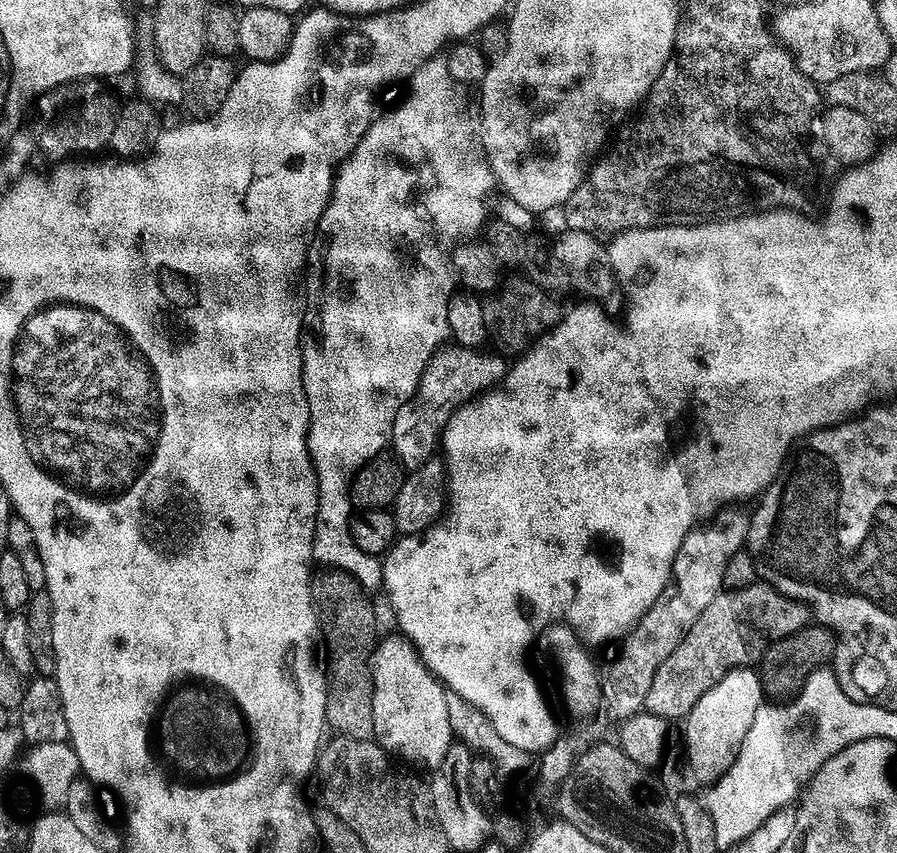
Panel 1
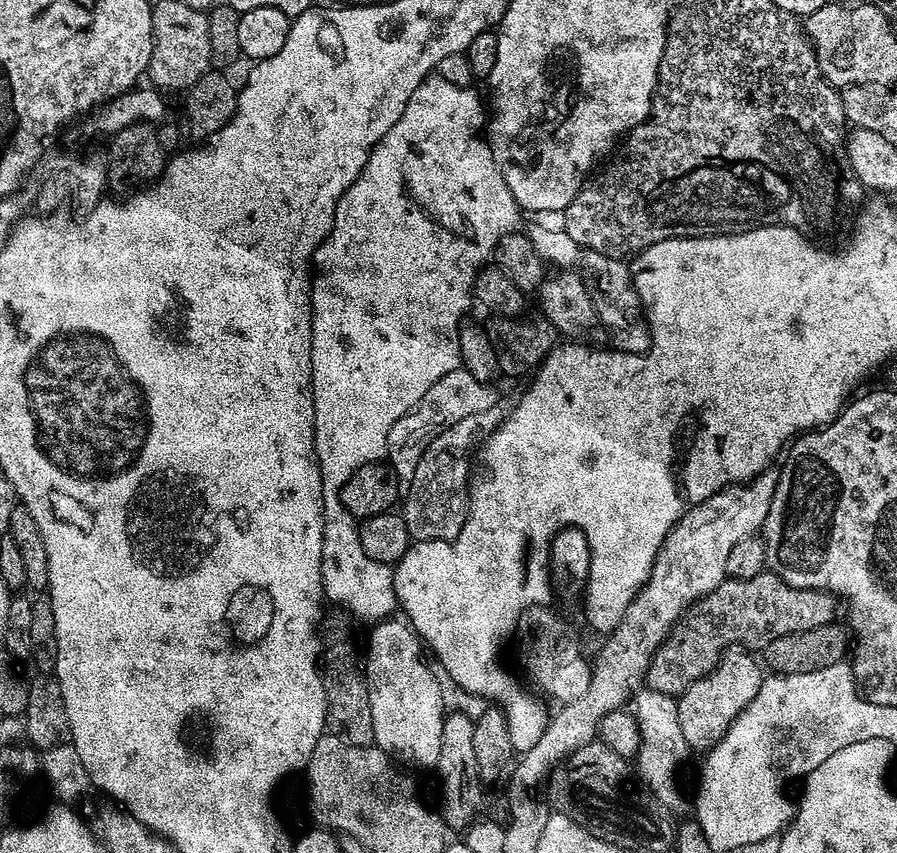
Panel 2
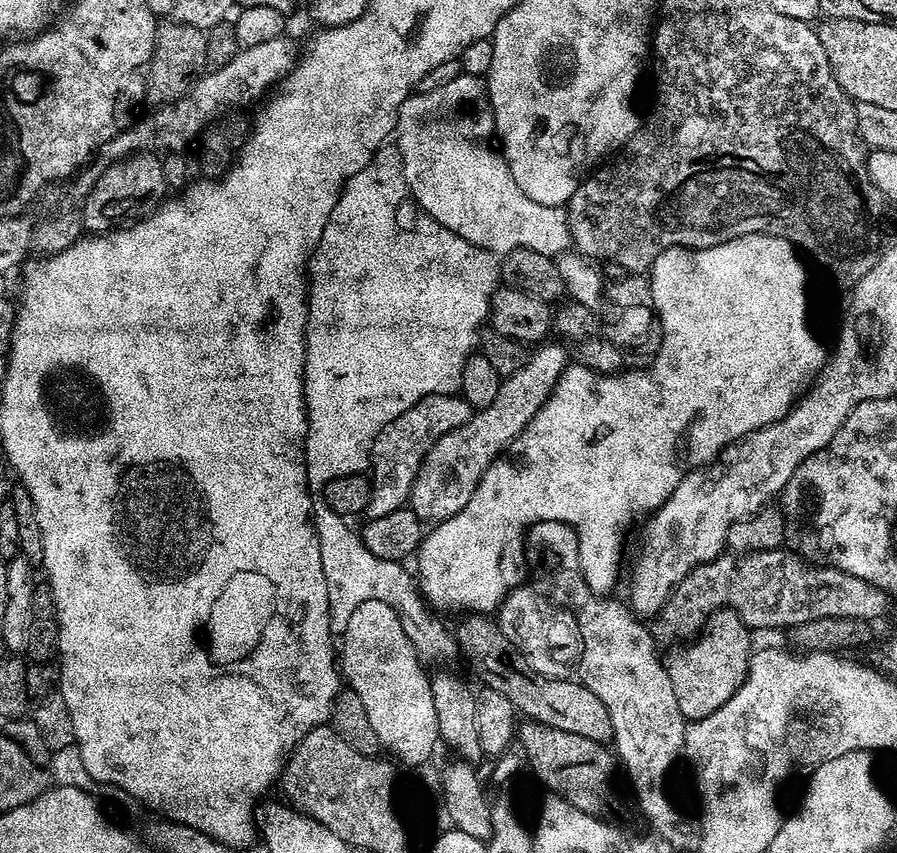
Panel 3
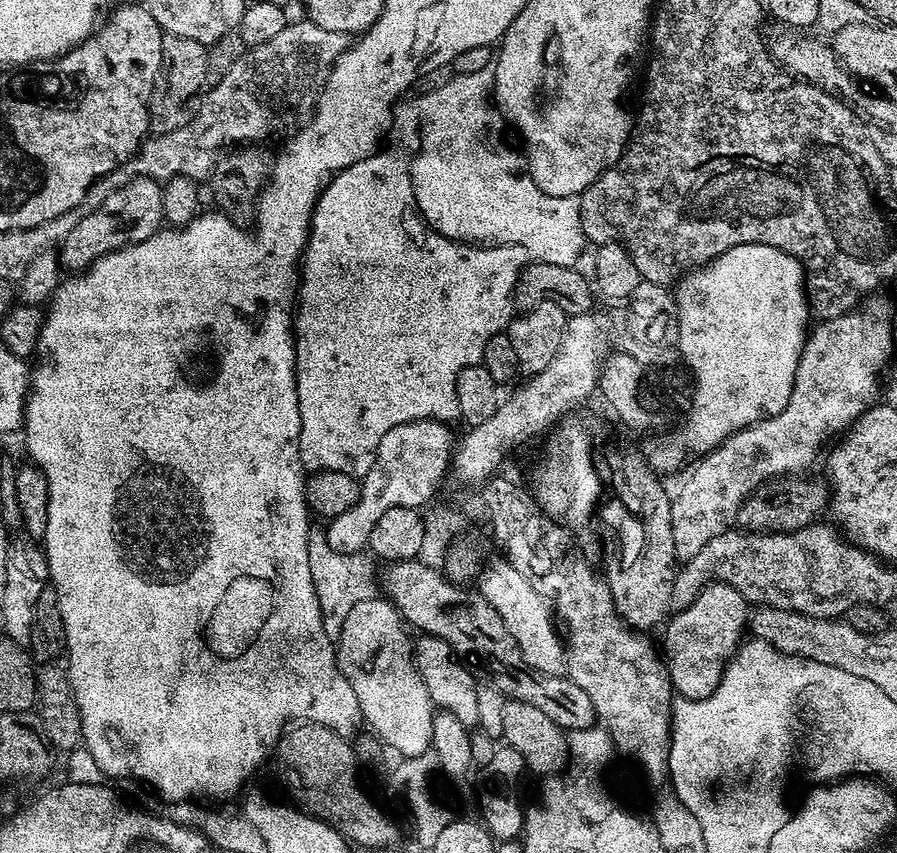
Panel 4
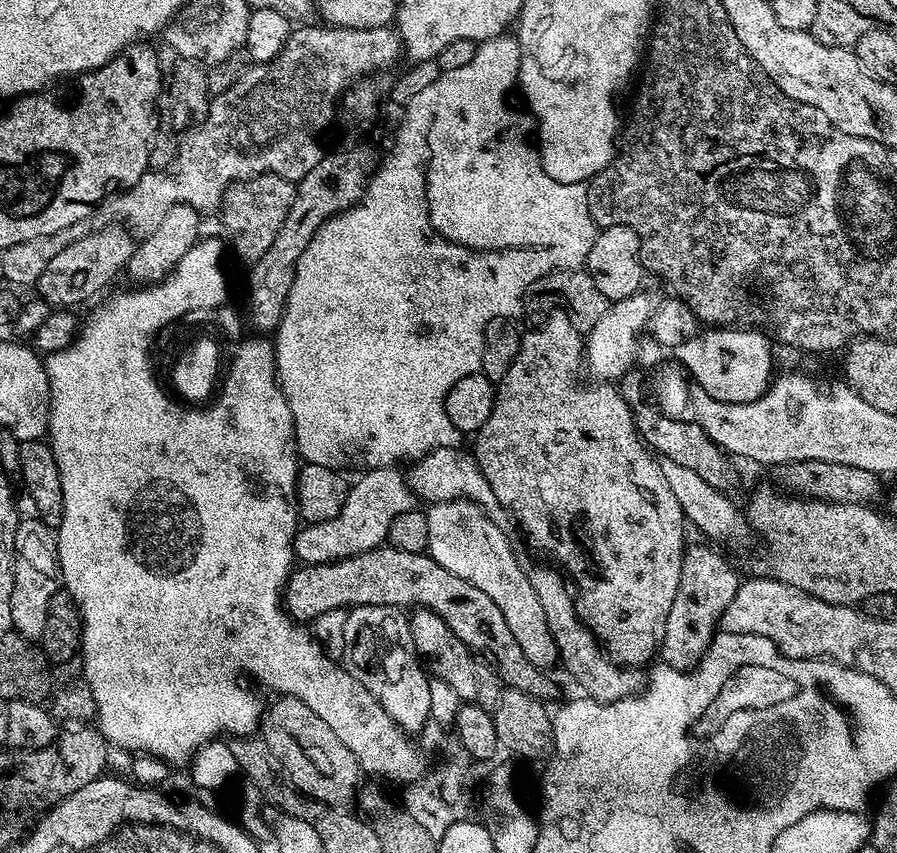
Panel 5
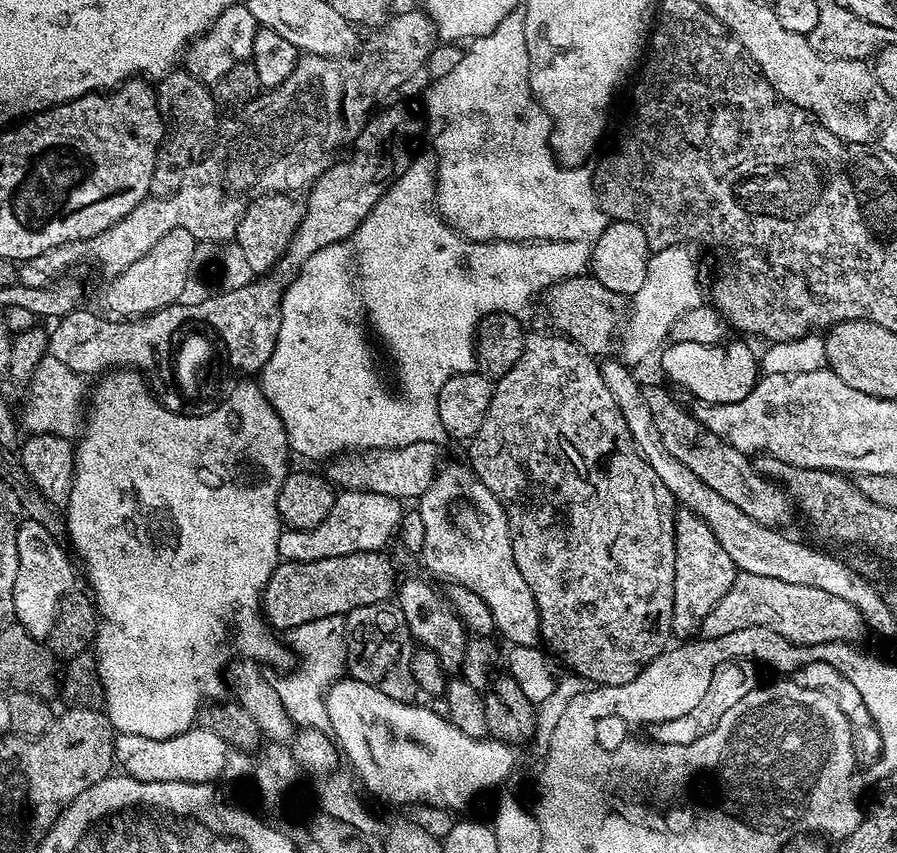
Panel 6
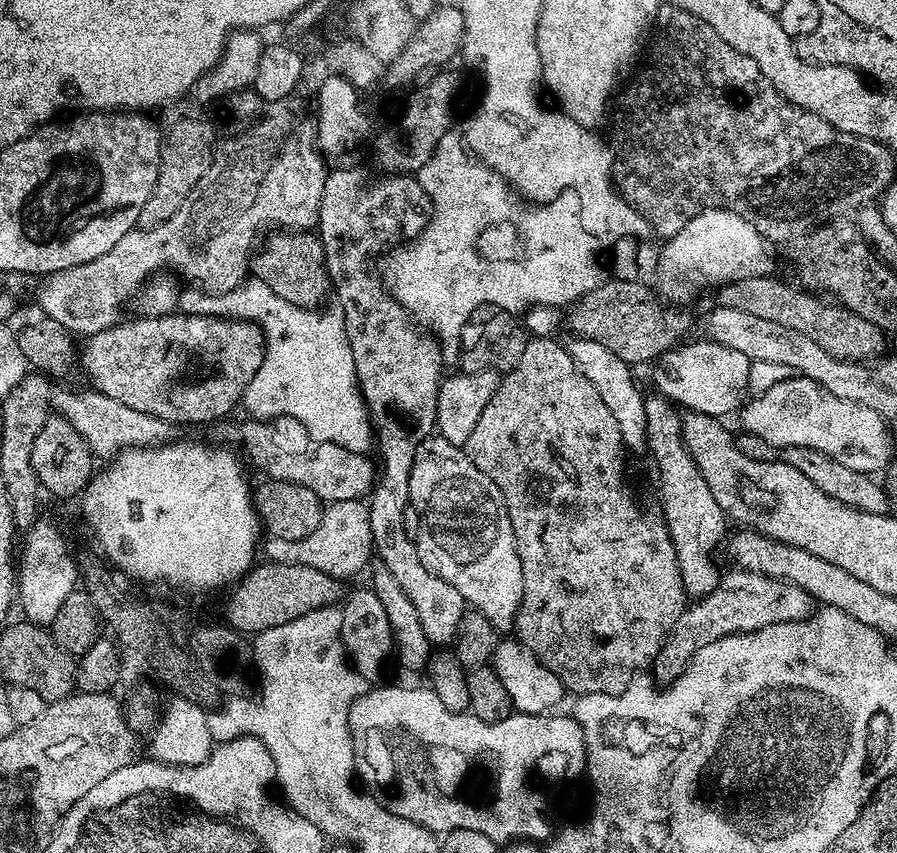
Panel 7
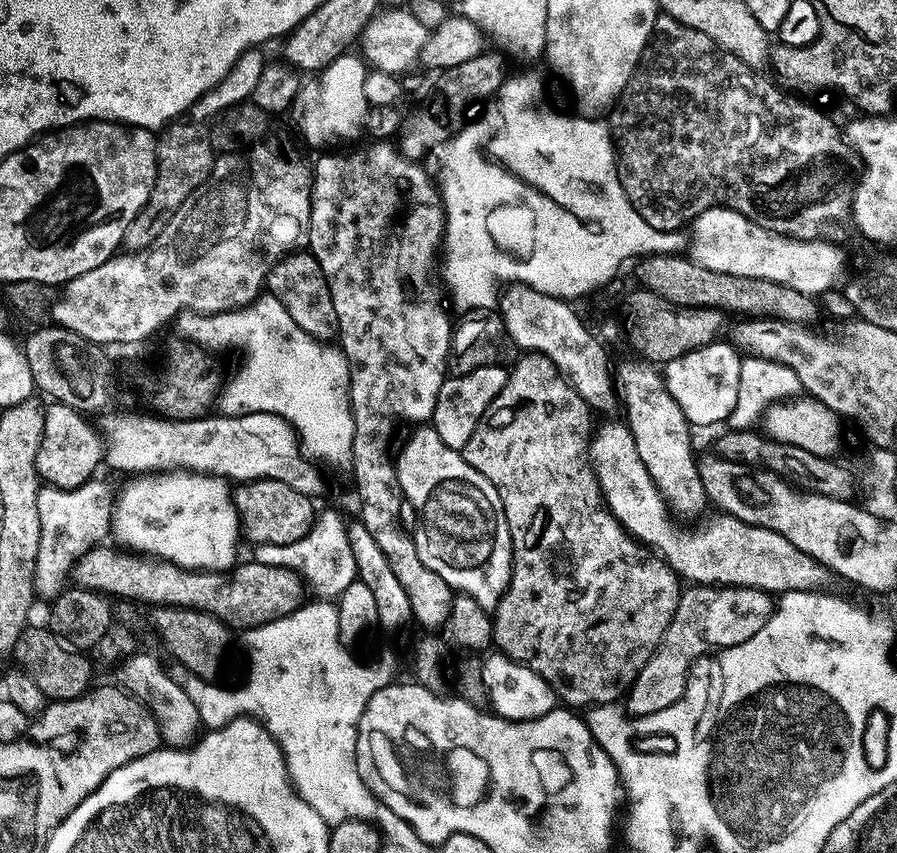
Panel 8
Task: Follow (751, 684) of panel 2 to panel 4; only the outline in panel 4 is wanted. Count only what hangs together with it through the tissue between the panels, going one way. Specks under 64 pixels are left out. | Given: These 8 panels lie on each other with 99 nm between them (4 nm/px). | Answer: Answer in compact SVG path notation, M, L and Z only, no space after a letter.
M713 582L700 591L690 606L679 609L675 615L663 629L662 659L668 665L668 677L673 689L683 699L701 700L714 694L724 667L740 647L740 635L750 624L750 605L742 594L738 594L738 590L734 590L734 586Z

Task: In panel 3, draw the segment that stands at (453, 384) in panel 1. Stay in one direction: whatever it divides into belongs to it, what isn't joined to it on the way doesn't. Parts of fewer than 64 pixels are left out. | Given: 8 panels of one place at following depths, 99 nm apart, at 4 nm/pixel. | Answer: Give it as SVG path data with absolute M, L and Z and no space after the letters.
M463 395L428 396L420 400L406 414L389 424L380 433L370 456L370 479L372 481L372 500L366 509L368 520L382 518L394 510L405 507L411 501L412 487L420 467L423 466L428 451L446 433L462 427L474 415L474 409Z

